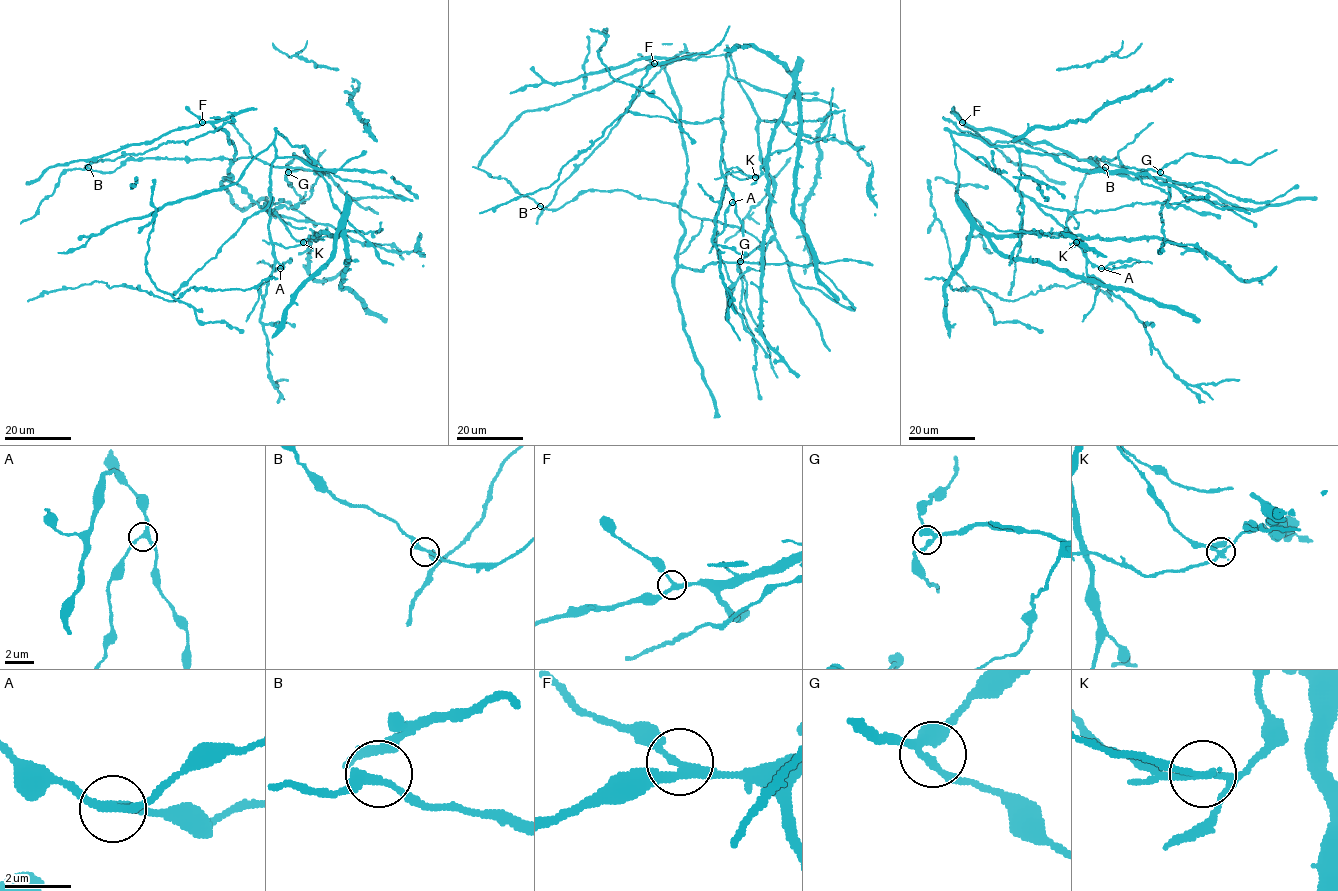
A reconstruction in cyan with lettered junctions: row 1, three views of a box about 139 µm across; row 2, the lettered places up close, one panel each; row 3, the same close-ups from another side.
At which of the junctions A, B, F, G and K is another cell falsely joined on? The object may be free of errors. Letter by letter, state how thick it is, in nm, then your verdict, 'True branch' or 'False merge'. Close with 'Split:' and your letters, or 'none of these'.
A: Thickness 240 nm. True branch
B: Thickness 240 nm. True branch
F: Thickness 260 nm. True branch
G: Thickness 200 nm. True branch
K: Thickness 170 nm. False merge
Split: K

